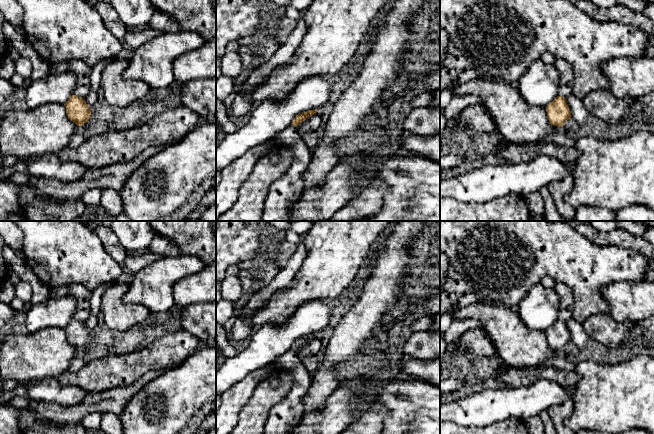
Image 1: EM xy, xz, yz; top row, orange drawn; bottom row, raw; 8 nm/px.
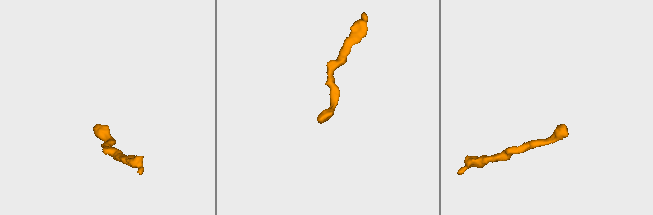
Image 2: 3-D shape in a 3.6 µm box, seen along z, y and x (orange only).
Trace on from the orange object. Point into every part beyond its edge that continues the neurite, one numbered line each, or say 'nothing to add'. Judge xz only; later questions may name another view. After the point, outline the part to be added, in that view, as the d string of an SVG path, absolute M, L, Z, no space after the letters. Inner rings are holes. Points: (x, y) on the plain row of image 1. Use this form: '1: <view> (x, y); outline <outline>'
1: xz (288, 413); outline M293 349L281 355L276 364L292 375L293 385L284 400L270 410L264 434L289 434L290 429L303 417L302 399L312 383L312 375Z

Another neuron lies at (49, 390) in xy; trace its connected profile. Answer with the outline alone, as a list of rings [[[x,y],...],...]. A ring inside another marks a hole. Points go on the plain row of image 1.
[[[54,377],[26,384],[29,400],[68,406],[81,403],[88,392],[76,385],[62,385]]]

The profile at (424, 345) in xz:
[[[429,331],[413,332],[403,346],[403,357],[414,357],[428,361],[440,357],[440,333]]]

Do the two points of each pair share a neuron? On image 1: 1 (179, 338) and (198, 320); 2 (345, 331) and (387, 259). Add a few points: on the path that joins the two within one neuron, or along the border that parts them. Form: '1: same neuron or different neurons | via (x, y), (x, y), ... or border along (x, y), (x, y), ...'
1: different neurons | border along (181, 327), (193, 334), (200, 342)
2: same neuron | via (363, 313), (380, 295), (387, 282), (387, 277)

